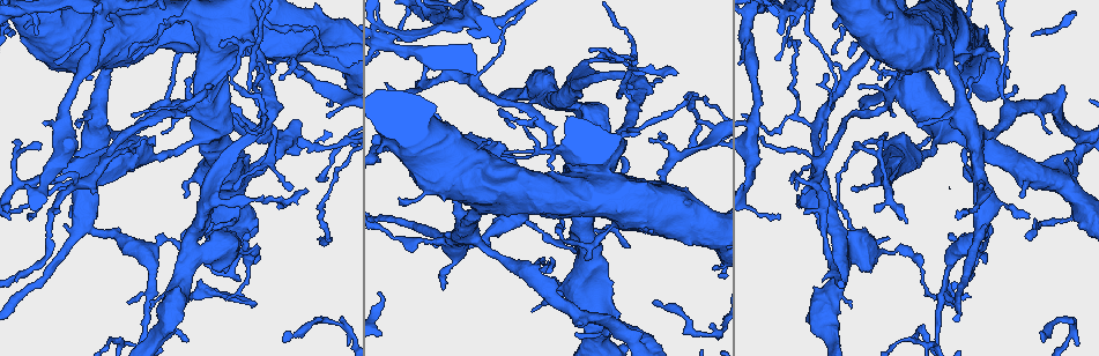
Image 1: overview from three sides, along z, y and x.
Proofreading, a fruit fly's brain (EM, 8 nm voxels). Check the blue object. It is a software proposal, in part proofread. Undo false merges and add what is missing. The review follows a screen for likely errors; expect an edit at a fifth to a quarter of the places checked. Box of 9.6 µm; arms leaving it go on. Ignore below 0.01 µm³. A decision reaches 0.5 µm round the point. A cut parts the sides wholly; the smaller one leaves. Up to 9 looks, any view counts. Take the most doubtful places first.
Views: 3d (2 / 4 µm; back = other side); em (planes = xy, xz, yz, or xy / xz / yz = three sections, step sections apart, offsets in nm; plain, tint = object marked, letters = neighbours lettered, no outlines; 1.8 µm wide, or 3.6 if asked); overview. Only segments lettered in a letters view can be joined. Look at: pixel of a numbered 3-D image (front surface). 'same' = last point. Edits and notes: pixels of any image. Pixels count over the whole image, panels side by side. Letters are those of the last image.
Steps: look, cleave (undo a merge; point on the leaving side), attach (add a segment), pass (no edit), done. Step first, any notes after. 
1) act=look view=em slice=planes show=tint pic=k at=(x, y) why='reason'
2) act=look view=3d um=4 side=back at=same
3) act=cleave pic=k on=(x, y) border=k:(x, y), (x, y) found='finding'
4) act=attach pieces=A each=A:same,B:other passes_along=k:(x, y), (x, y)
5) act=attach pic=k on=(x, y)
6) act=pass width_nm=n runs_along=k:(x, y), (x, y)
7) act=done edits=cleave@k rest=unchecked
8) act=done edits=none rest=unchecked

act=look view=em slice=xz step=4 show=letters pic=1 at=(60, 188) why='thin end'

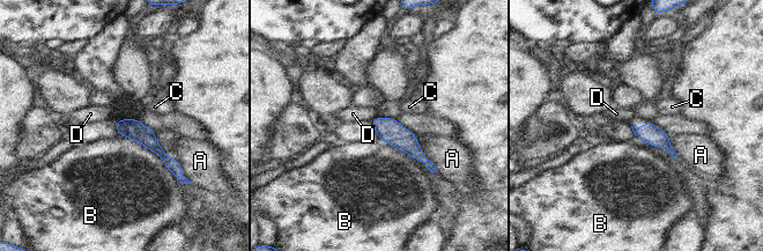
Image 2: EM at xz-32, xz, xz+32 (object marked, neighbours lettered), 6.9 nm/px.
act=look view=em slice=yz step=8 show=letters at=same

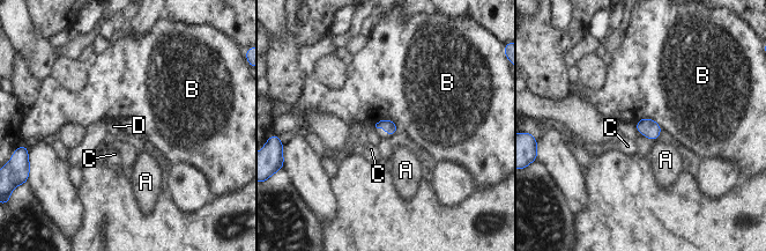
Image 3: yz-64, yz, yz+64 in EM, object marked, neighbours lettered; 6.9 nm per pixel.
act=pass longest_contact=B:220nm each=A:other,B:other,C:other,D:other border=3:(634, 122), (653, 118), (663, 128) found='none of them fits'

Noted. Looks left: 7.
act=look view=em slice=planes show=letters pic=1 at=(997, 55) why='free end'

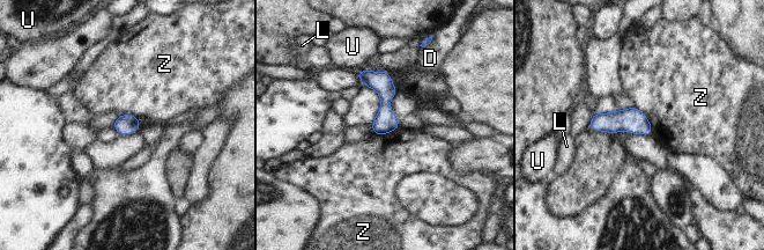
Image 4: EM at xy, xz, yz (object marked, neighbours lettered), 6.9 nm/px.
act=pass width_nm=140 each=D:other,L:other,U:other,Z:other border=4:(635, 105), (647, 118), (652, 133) found='none of them fits'

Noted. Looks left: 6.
act=look view=3d um=4 pic=1 at=(658, 81) why='branch stops here'

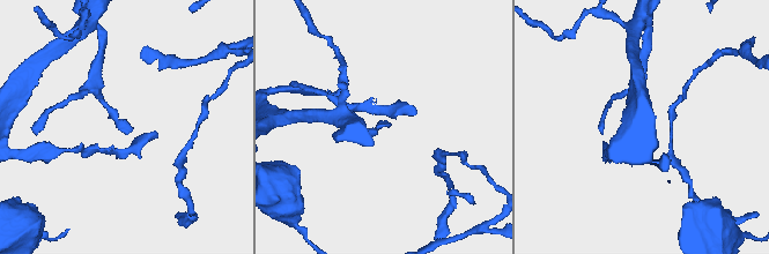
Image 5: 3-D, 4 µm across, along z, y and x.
act=look view=em slice=xy step=8 show=plain pic=5 at=(131, 132)

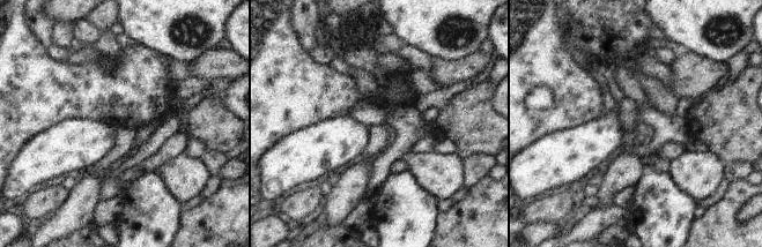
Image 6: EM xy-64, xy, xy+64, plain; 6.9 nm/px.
act=look view=em slice=xy step=8 show=letters at=same why='what lies round it'

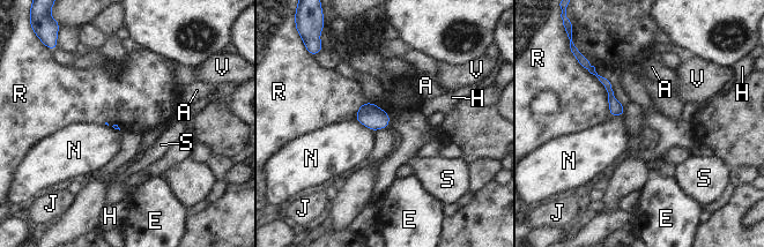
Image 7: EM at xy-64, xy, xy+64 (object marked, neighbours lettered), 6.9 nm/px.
act=pass longest_contact=R:360nm each=A:other,E:other,H:other,J:other,N:other,R:other,S:other,V:other found='none of them fits'

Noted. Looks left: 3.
act=look view=3d um=4 pic=1 at=(952, 307) why='thin end'

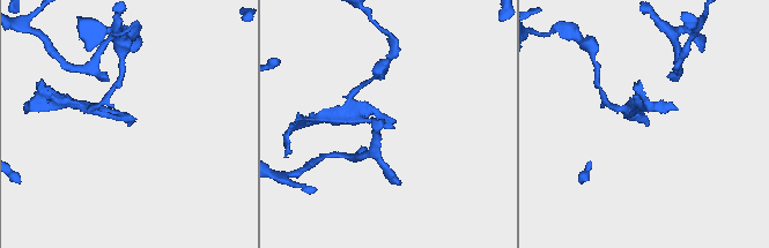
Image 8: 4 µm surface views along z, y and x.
act=look view=em um=3.6 slice=planes show=letters pic=8 at=(131, 121) why='now the EM'

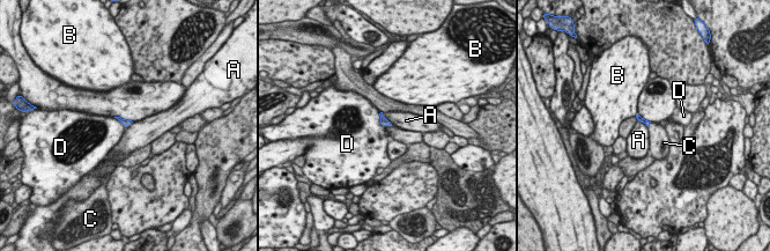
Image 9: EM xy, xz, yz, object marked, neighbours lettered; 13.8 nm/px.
act=pass each=A:other,B:other,C:other,D:other border=9:(382, 113), (392, 124) found='none of them fits'

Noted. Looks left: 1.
act=done edits=none rest=unchecked

